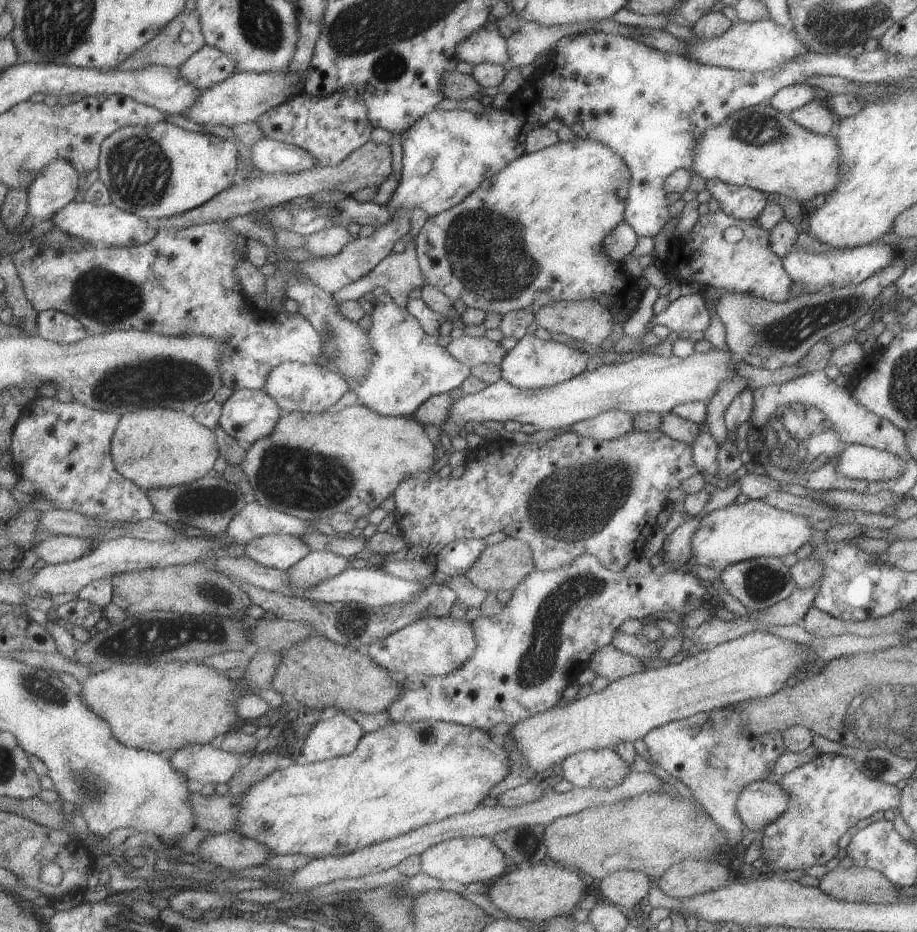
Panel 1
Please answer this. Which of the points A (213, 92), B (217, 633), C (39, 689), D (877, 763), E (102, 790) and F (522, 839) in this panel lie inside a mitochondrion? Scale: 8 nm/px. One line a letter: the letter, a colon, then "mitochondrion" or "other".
A: other
B: other
C: mitochondrion
D: mitochondrion
E: mitochondrion
F: other

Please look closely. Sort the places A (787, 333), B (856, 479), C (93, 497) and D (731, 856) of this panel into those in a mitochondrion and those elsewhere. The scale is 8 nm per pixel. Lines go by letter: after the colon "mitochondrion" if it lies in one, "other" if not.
A: mitochondrion
B: other
C: mitochondrion
D: other

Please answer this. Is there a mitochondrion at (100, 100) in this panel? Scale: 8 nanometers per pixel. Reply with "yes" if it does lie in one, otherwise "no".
no

